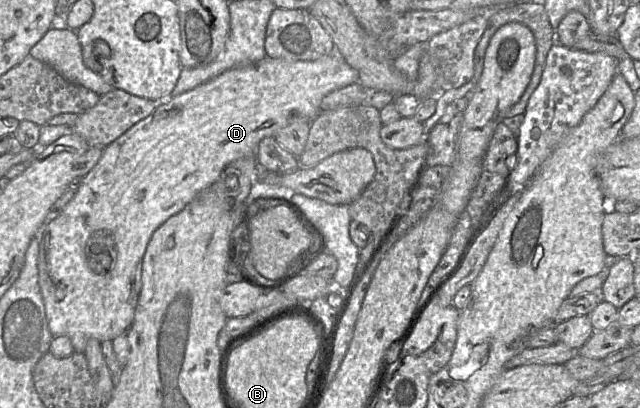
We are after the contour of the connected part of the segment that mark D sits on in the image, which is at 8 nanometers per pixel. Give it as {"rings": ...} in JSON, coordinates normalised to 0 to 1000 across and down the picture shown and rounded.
{"rings":[[[522,127],[494,147],[447,147],[414,137],[409,147],[386,162],[369,164],[350,174],[322,203],[267,238],[250,252],[227,292],[217,297],[180,346],[167,355],[152,402],[130,436],[122,444],[116,483],[98,510],[91,532],[73,554],[63,591],[59,625],[61,701],[67,728],[75,801],[84,826],[103,821],[109,828],[116,860],[131,865],[136,836],[141,828],[156,838],[177,833],[203,801],[208,789],[213,748],[222,703],[222,642],[231,596],[239,571],[267,529],[280,522],[319,461],[334,449],[359,397],[388,380],[400,380],[405,348],[447,309],[459,282],[489,294],[500,277],[505,240],[516,225],[561,199],[558,172],[548,164],[539,145]]]}

